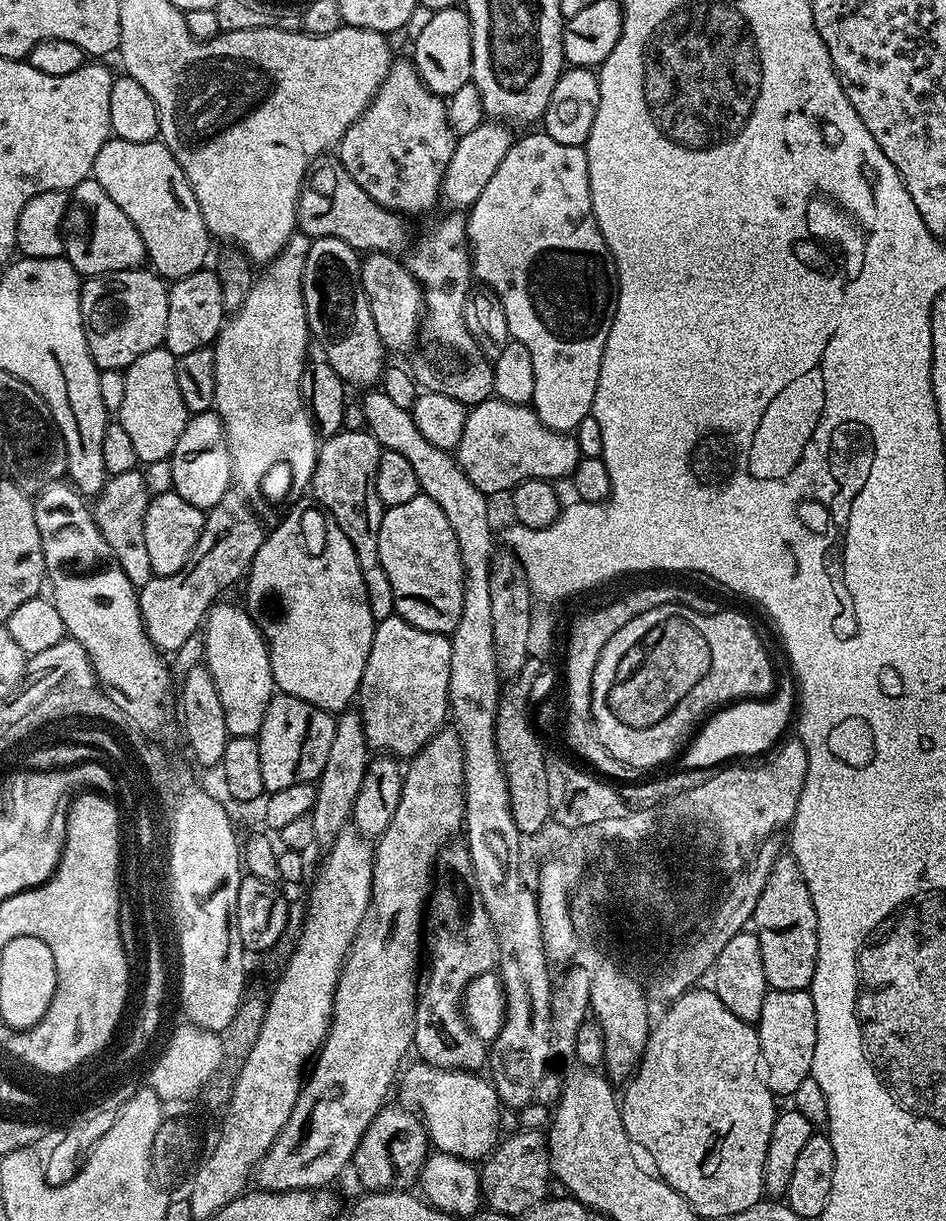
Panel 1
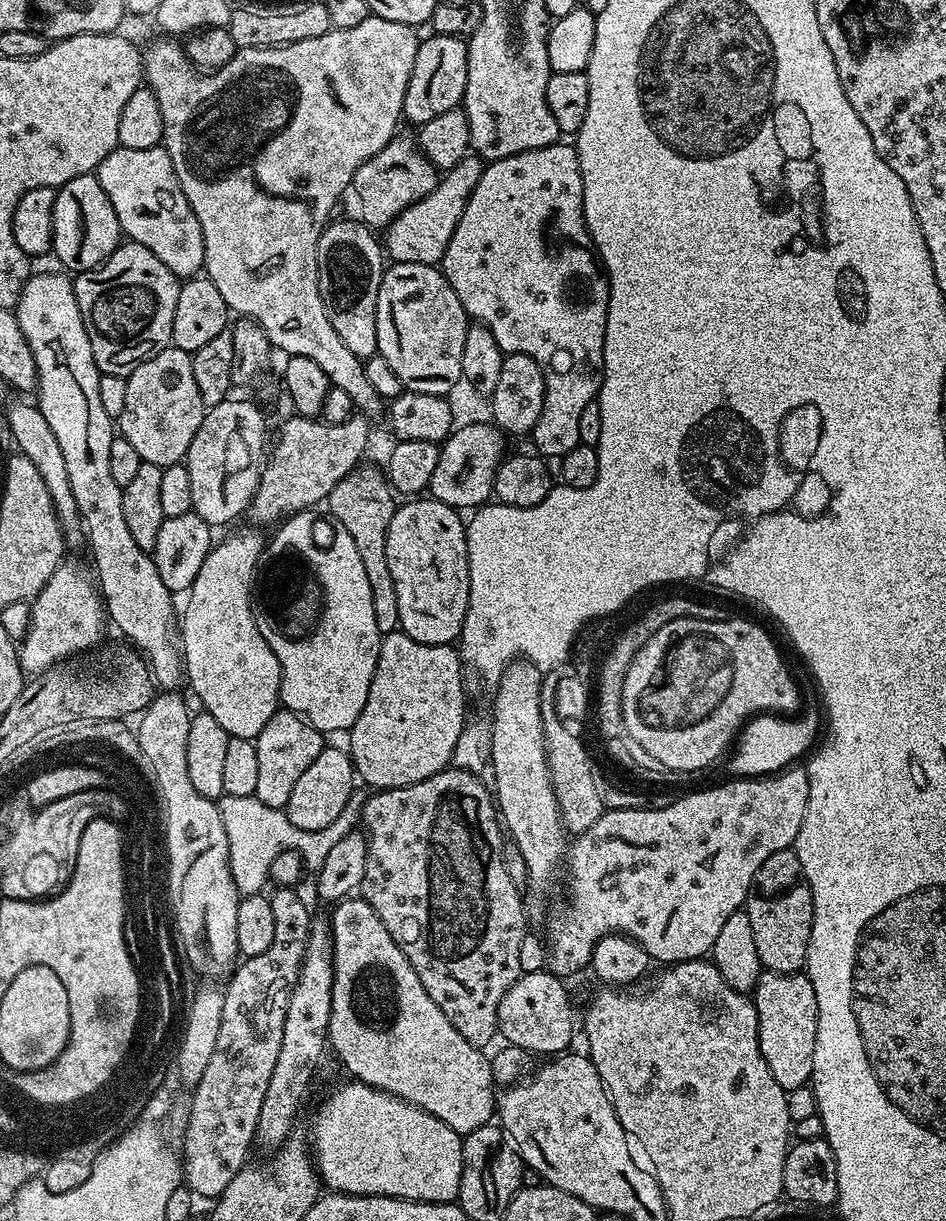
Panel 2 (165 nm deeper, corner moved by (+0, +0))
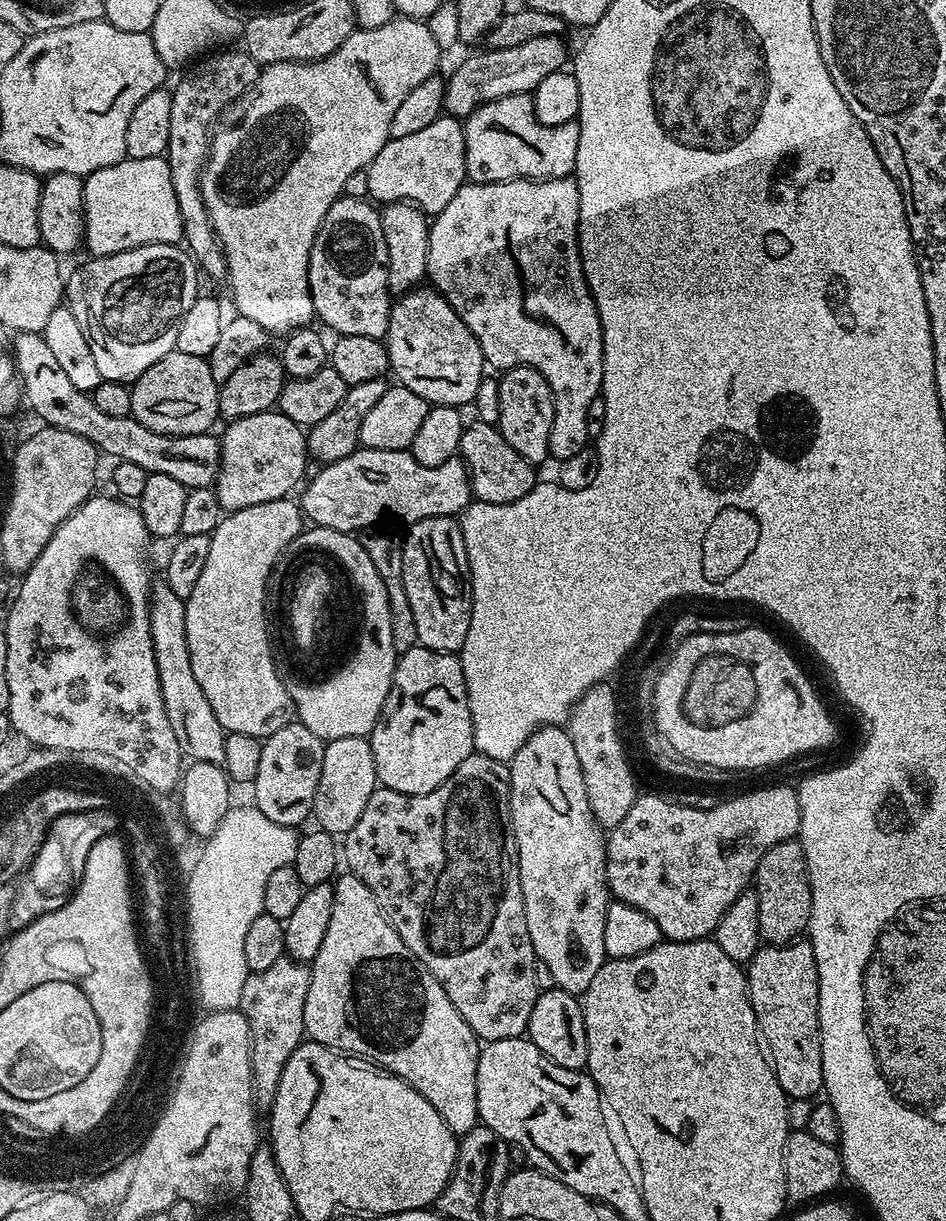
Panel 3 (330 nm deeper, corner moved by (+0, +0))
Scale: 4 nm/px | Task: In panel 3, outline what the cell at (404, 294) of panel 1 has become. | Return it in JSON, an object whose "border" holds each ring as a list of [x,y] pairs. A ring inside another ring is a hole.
{"border":[[[417,286],[410,292],[405,292],[392,305],[388,334],[386,337],[388,346],[389,369],[396,376],[401,387],[413,390],[429,405],[446,405],[448,407],[465,407],[473,403],[476,390],[481,380],[486,376],[486,361],[482,354],[482,346],[478,346],[478,338],[470,334],[466,322],[458,318],[458,314],[446,302],[435,288],[431,286]]]}

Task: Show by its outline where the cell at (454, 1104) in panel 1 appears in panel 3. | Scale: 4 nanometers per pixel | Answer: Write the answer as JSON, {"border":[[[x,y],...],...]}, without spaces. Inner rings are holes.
{"border":[[[341,875],[335,881],[332,893],[334,906],[330,910],[330,926],[326,926],[326,938],[322,938],[322,946],[318,954],[310,962],[310,990],[306,990],[306,1010],[304,1011],[304,1030],[307,1039],[313,1044],[325,1044],[341,1054],[359,1058],[379,1066],[385,1073],[400,1076],[450,1126],[457,1134],[468,1132],[477,1127],[478,1086],[476,1071],[482,1047],[474,1030],[466,1026],[466,1018],[454,1010],[454,1002],[442,990],[442,986],[410,954],[408,947],[398,938],[394,926],[381,912],[374,894],[357,876]]]}

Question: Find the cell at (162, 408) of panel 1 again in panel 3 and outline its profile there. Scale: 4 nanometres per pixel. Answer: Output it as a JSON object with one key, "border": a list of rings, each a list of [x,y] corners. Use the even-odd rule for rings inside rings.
{"border":[[[174,350],[166,354],[166,358],[154,362],[154,366],[150,366],[150,370],[146,370],[146,374],[131,385],[131,390],[131,416],[158,434],[202,434],[208,432],[211,424],[220,416],[220,390],[203,356]]]}

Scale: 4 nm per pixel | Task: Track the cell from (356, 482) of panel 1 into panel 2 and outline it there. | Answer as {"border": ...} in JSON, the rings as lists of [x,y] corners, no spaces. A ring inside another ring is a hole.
{"border":[[[357,466],[334,490],[326,501],[331,519],[346,526],[346,534],[354,538],[354,547],[362,558],[362,567],[366,570],[366,579],[370,581],[370,594],[374,594],[374,622],[382,634],[397,631],[400,627],[398,618],[398,594],[394,590],[394,578],[390,578],[390,566],[386,562],[386,530],[390,518],[394,518],[398,507],[394,489],[388,483],[385,473],[376,468]]]}

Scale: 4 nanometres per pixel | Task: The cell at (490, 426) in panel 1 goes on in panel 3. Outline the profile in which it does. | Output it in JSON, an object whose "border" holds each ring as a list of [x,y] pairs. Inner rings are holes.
{"border":[[[361,446],[346,458],[324,464],[321,469],[312,481],[309,479],[303,485],[304,497],[299,497],[298,500],[303,515],[318,528],[356,534],[359,533],[359,528],[368,528],[371,524],[386,519],[388,515],[404,520],[405,525],[439,516],[456,518],[474,500],[472,483],[468,481],[468,468],[460,458],[442,462],[442,466],[422,466],[422,462],[413,458],[408,450],[374,450]]]}

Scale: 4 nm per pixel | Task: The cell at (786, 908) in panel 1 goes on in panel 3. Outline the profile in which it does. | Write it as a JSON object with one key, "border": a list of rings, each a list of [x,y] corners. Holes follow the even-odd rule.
{"border":[[[799,839],[778,842],[762,854],[754,877],[758,894],[758,930],[764,944],[790,944],[805,935],[810,922],[812,891],[808,885],[808,867]]]}

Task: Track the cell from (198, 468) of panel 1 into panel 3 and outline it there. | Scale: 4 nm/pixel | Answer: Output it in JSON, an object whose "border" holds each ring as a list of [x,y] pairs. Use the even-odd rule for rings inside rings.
{"border":[[[278,410],[250,414],[250,418],[238,418],[227,427],[224,436],[219,437],[220,473],[216,475],[214,485],[225,513],[258,506],[262,502],[283,500],[296,483],[299,485],[305,479],[304,467],[310,461],[308,437],[305,429],[286,418],[286,414]]]}

